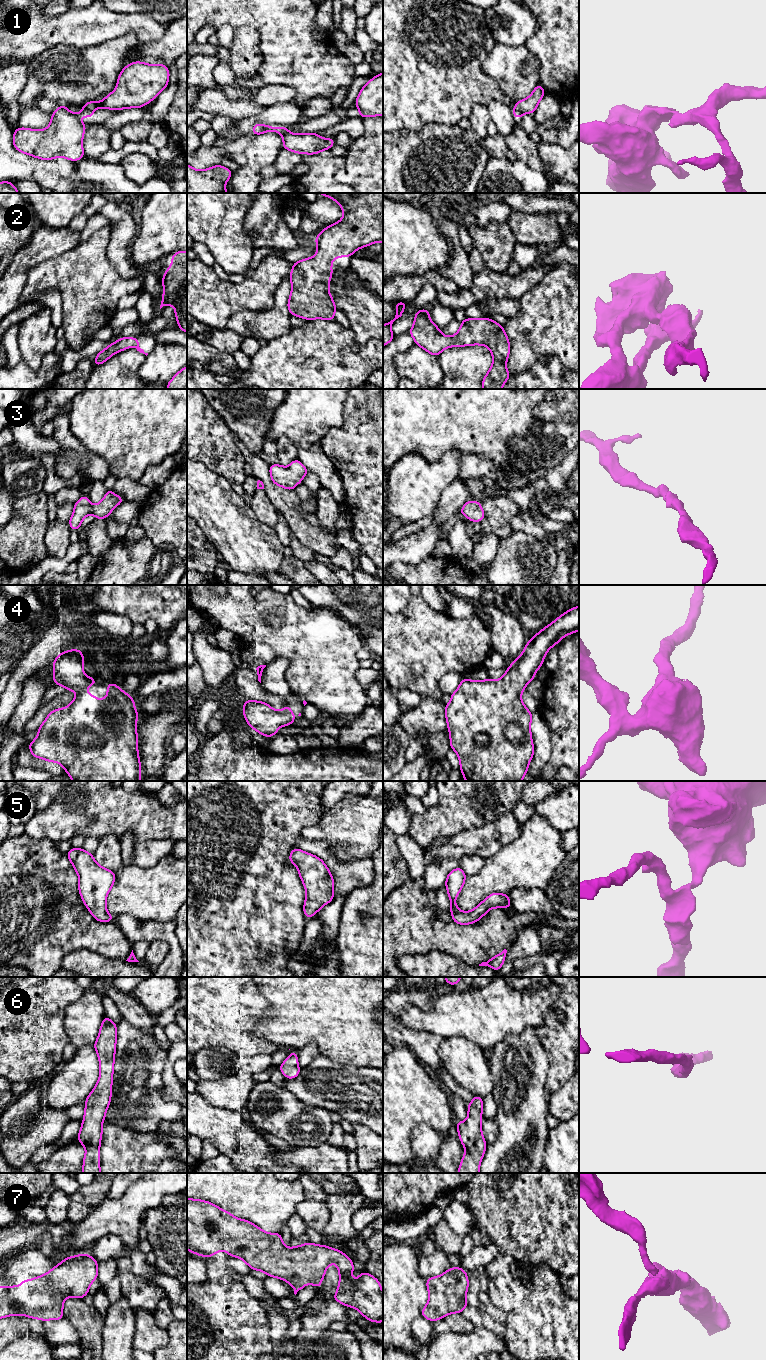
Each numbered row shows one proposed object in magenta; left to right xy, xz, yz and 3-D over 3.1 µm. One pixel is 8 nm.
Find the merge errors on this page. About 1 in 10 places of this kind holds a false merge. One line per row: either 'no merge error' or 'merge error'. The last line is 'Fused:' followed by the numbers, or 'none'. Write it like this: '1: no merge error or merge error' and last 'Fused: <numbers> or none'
1: merge error
2: no merge error
3: no merge error
4: no merge error
5: no merge error
6: no merge error
7: no merge error
Fused: 1

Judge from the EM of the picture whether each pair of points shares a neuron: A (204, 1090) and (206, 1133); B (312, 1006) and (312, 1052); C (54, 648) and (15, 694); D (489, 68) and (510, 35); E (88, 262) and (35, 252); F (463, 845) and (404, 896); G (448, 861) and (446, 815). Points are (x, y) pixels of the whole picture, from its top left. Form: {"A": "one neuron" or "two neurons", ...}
{"A": "two neurons", "B": "two neurons", "C": "one neuron", "D": "two neurons", "E": "two neurons", "F": "two neurons", "G": "two neurons"}

